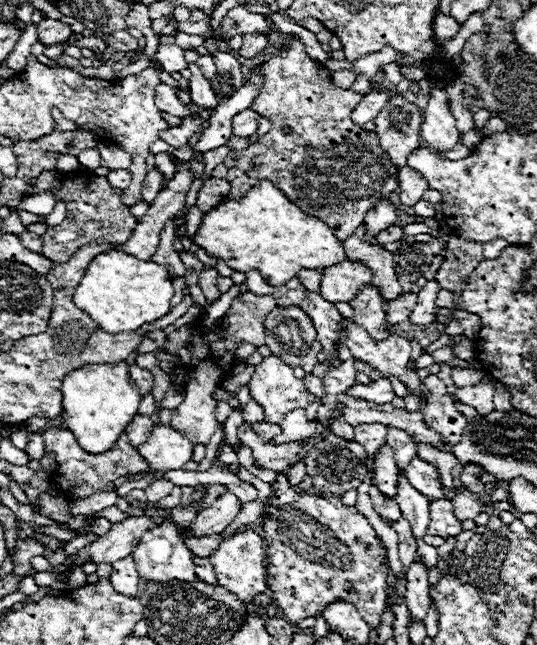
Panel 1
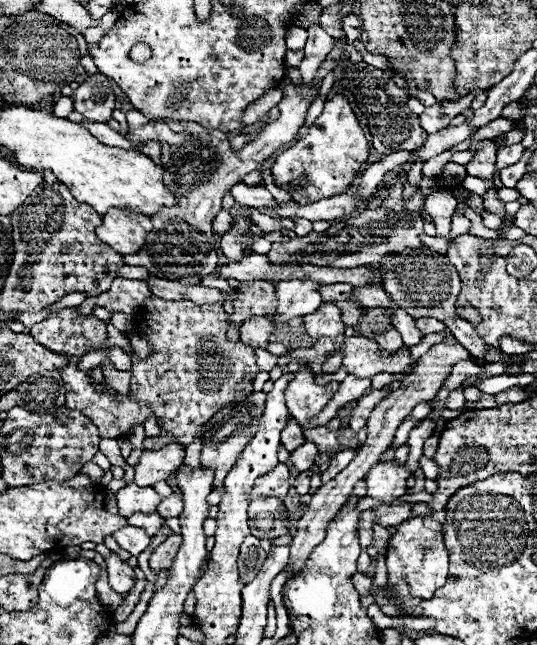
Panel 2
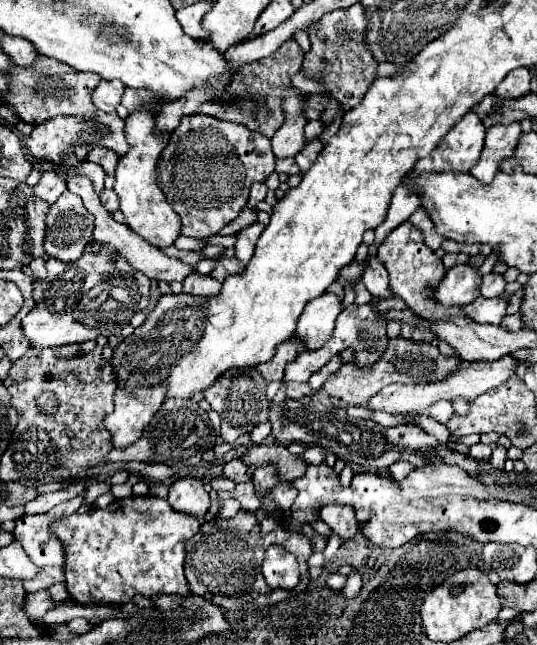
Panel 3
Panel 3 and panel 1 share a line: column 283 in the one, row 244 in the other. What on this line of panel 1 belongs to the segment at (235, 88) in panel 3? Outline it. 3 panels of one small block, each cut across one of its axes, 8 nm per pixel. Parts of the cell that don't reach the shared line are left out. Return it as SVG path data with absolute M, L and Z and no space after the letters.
M56 168L54 170L44 170L32 184L30 192L32 194L44 194L52 190L56 202L66 204L66 218L60 226L52 226L48 234L52 234L52 240L56 244L66 246L66 250L44 250L44 256L52 262L66 262L78 248L86 244L114 244L122 246L134 232L138 220L130 214L130 208L122 204L120 196L122 190L112 188L106 176L98 176L92 170L78 168L74 172L62 174Z

